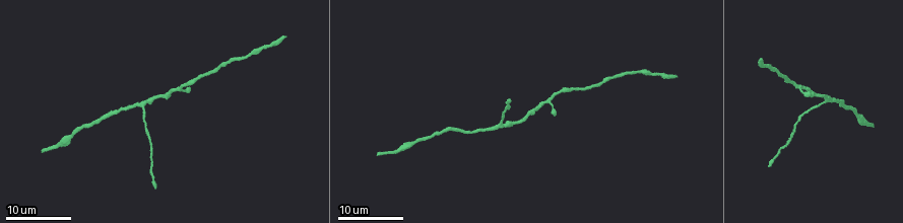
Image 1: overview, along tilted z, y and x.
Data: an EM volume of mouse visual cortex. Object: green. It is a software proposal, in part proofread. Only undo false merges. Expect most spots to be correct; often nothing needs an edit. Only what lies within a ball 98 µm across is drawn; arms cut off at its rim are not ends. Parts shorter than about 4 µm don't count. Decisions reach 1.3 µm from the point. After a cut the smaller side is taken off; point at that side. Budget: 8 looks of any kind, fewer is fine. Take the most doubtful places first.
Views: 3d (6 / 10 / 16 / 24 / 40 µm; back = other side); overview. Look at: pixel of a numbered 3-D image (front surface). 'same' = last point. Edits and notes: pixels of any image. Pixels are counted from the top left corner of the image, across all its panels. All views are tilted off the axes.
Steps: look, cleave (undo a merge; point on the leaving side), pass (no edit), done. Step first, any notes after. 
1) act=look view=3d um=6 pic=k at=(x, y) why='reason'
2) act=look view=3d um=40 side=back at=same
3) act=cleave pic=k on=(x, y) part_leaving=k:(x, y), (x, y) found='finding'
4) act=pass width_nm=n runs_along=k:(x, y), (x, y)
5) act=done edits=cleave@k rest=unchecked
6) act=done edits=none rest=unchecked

act=look view=3d um=16 pic=1 at=(142, 105) why='branch point'

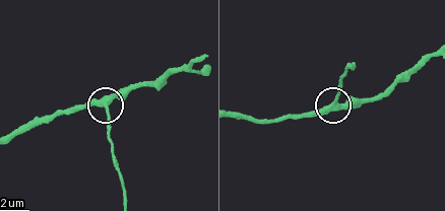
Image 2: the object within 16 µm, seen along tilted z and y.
act=look view=3d um=6 pic=2 at=(107, 107)

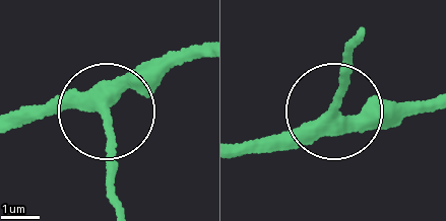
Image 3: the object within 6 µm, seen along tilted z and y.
act=pass runs_along=3:(426, 100), (338, 108), (355, 46) found='one neuron here'

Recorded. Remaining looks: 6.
act=look view=3d um=24 pic=1 at=(612, 77) why='narrows sharply'

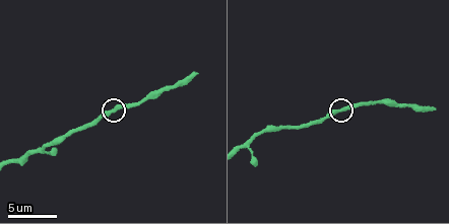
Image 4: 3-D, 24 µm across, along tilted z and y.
act=look view=3d um=10 pic=4 at=(116, 109)

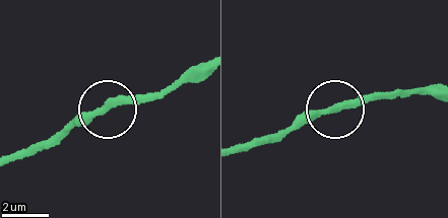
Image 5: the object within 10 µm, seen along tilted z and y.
act=pass runs_along=5:(238, 152), (278, 140), (353, 101), (408, 97) found='one neuron here'

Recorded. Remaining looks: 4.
act=look view=3d um=10 pic=4 at=(20, 160)

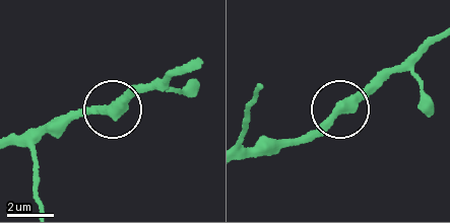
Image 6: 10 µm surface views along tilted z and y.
act=pass width_nm=420 runs_along=6:(335, 113), (386, 69) found='all the same neuron'

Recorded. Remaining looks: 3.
act=look view=3d um=16 pic=1 at=(151, 174) why='calibre changes'

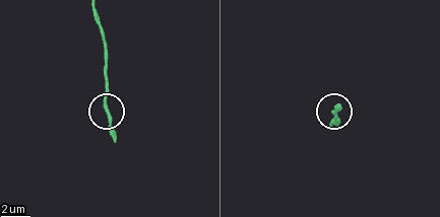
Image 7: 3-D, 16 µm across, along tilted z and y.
act=look view=3d um=10 pic=7 at=(105, 110) why='closer look'

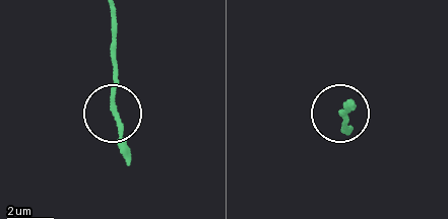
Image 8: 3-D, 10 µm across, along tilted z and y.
act=look view=3d um=6 pic=8 at=(344, 112) why='zoom in'

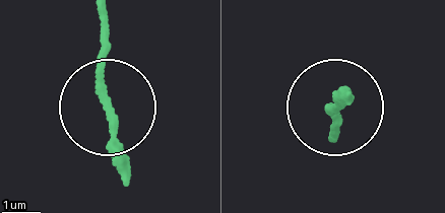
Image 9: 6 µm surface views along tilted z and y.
act=pass width_nm=190 runs_along=9:(99, 16), (103, 107) found='continuous, no second neuron'

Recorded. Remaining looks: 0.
act=done edits=none rest=unchecked

